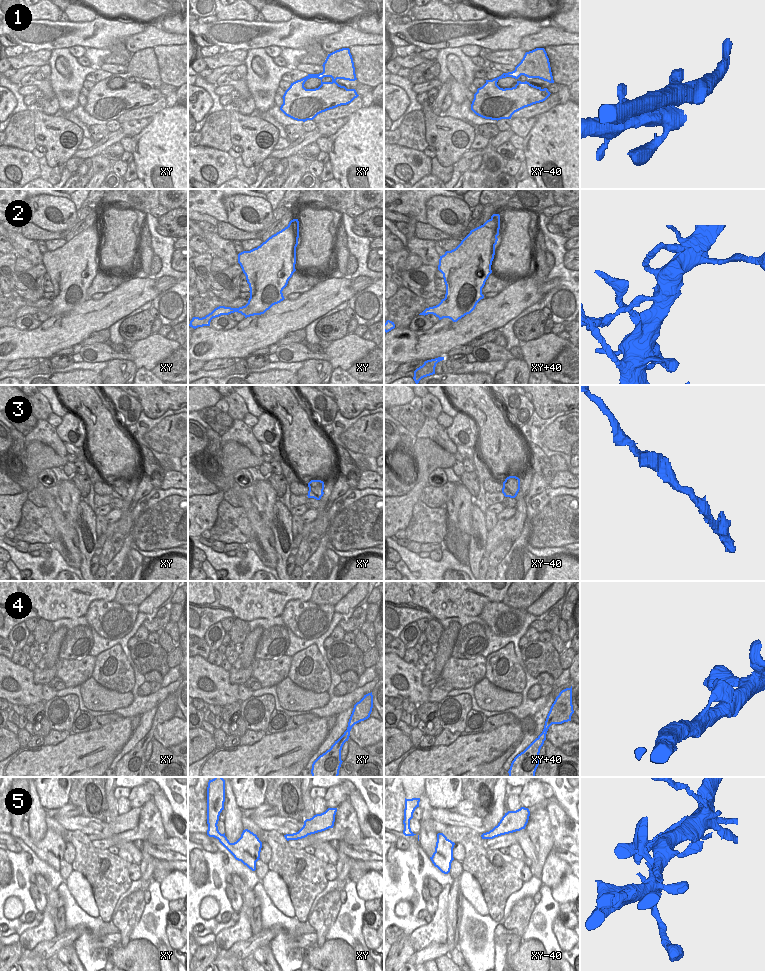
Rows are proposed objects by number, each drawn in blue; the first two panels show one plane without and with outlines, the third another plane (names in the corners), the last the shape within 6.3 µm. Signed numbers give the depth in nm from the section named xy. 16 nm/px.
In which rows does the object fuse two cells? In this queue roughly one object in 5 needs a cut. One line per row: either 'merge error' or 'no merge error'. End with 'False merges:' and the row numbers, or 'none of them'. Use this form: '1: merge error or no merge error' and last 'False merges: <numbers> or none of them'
1: no merge error
2: no merge error
3: no merge error
4: no merge error
5: no merge error
False merges: none of them

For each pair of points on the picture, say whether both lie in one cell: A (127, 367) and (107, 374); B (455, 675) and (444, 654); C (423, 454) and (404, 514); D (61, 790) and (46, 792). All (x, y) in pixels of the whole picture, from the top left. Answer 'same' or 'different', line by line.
A: same
B: different
C: same
D: same

